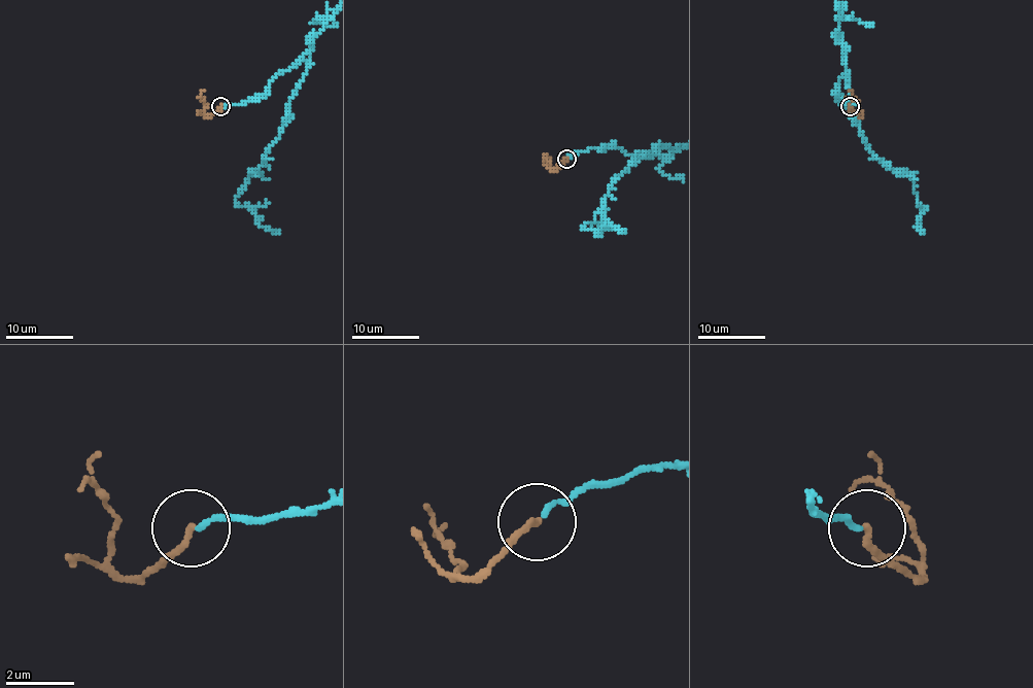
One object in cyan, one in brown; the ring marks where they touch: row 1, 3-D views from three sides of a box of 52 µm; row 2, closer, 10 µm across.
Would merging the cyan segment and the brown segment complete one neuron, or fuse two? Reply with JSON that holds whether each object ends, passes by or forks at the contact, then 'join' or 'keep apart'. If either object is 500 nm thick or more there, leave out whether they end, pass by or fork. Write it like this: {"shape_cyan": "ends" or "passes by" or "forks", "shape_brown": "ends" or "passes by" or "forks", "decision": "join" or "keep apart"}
{"shape_cyan": "ends", "shape_brown": "ends", "decision": "join"}

